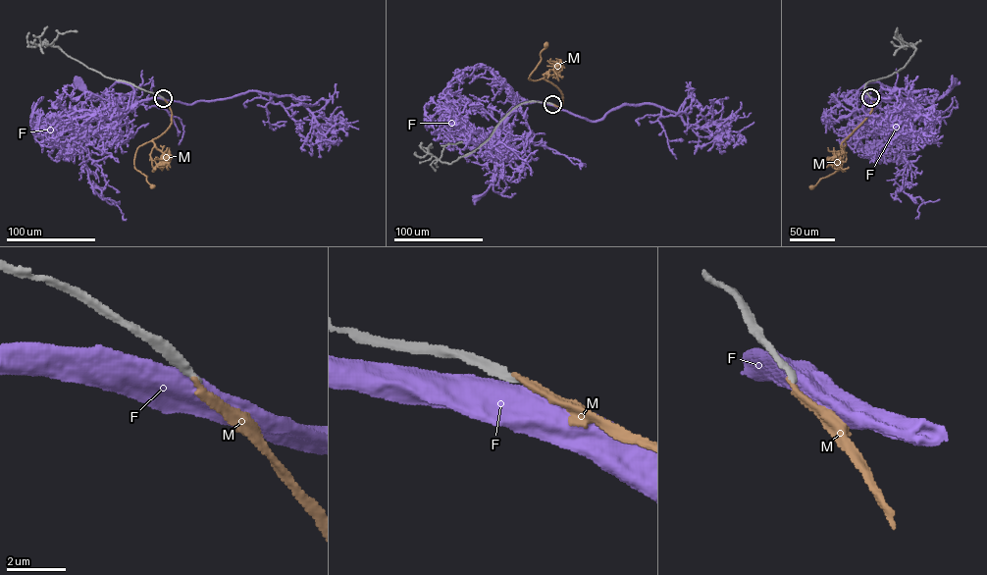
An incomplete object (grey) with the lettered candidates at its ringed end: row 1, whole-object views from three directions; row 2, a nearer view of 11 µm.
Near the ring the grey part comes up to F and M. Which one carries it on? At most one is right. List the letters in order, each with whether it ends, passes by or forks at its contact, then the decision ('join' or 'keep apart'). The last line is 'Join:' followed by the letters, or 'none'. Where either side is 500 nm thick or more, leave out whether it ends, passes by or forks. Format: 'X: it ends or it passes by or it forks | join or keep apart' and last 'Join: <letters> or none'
F: keep apart
M: it ends | keep apart
Join: none

